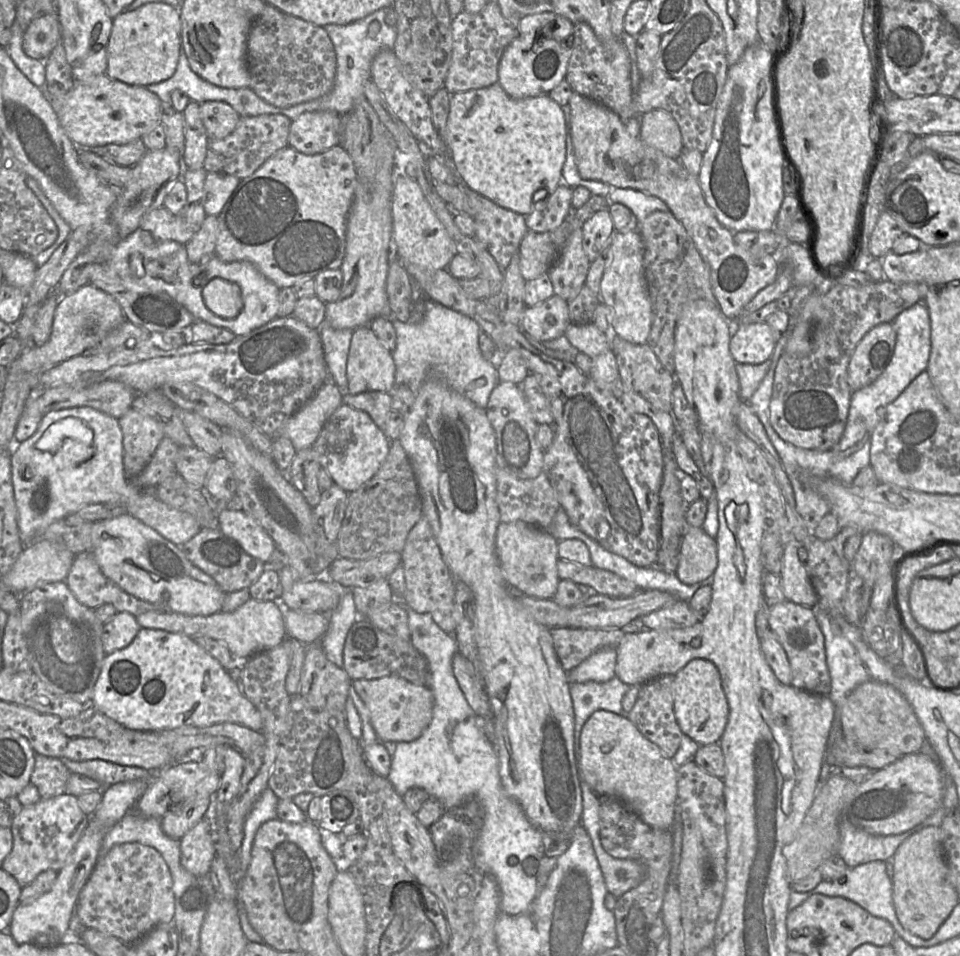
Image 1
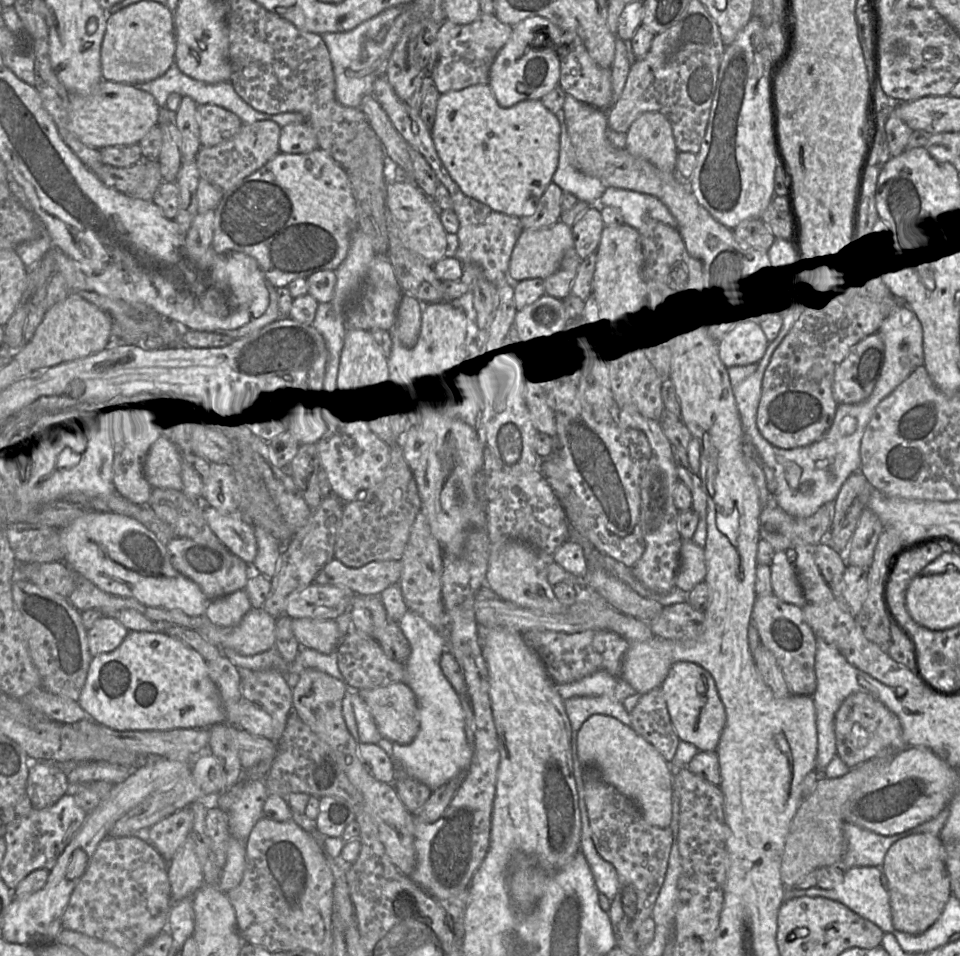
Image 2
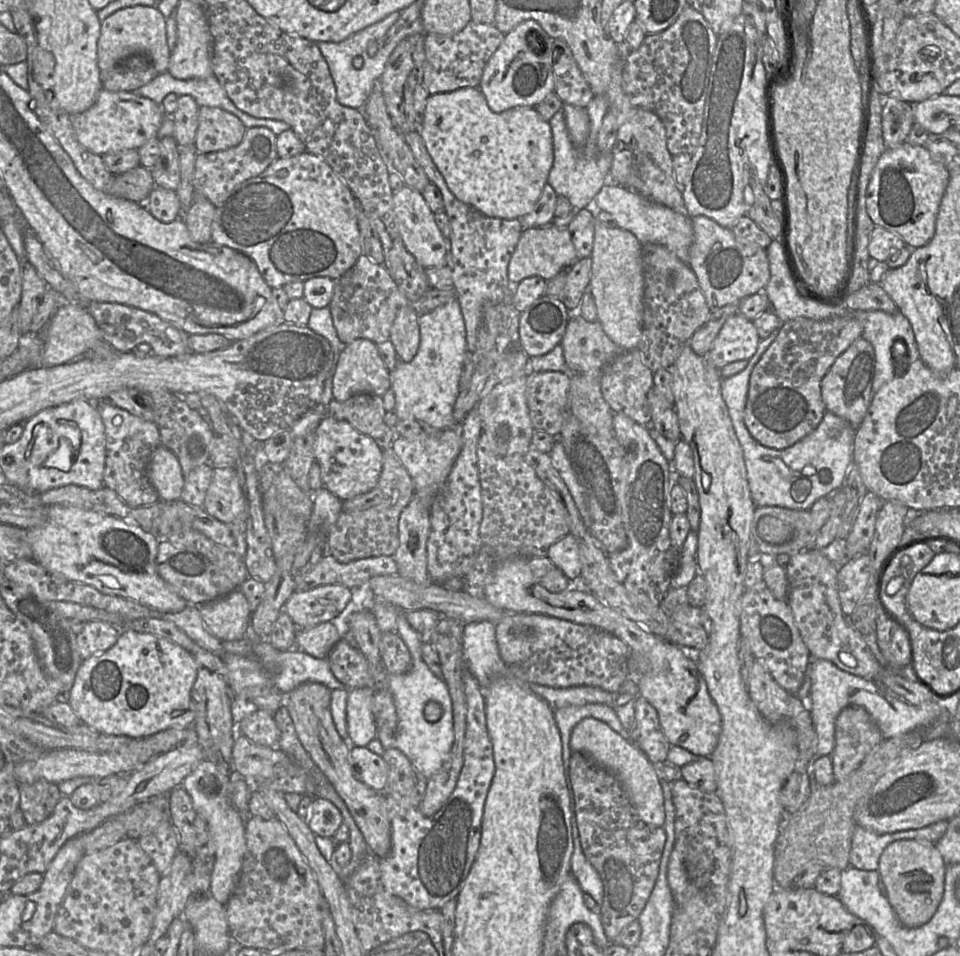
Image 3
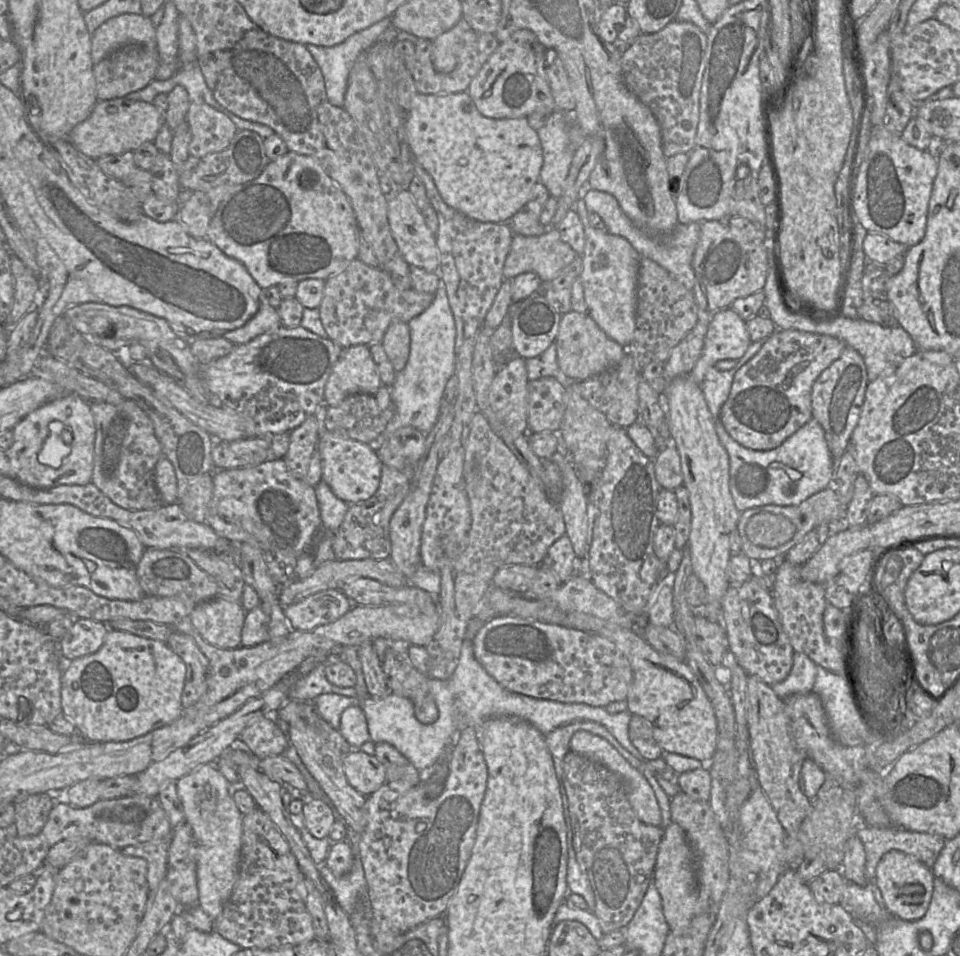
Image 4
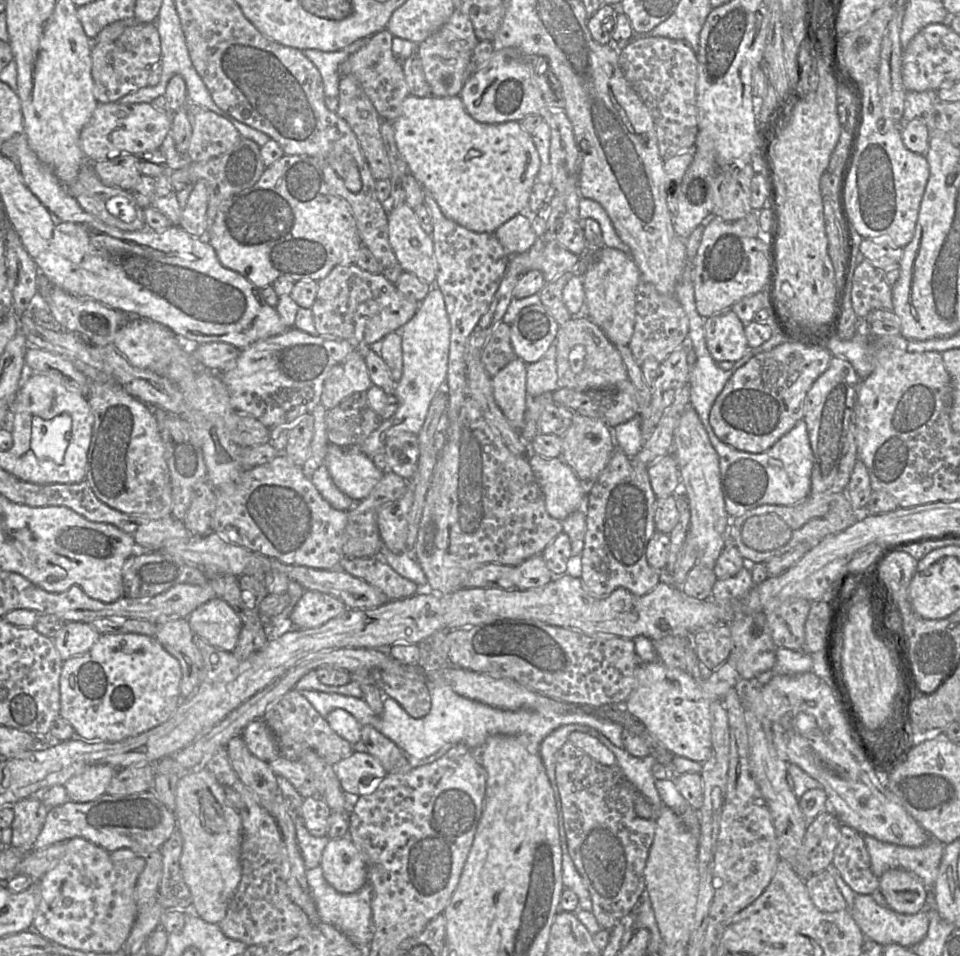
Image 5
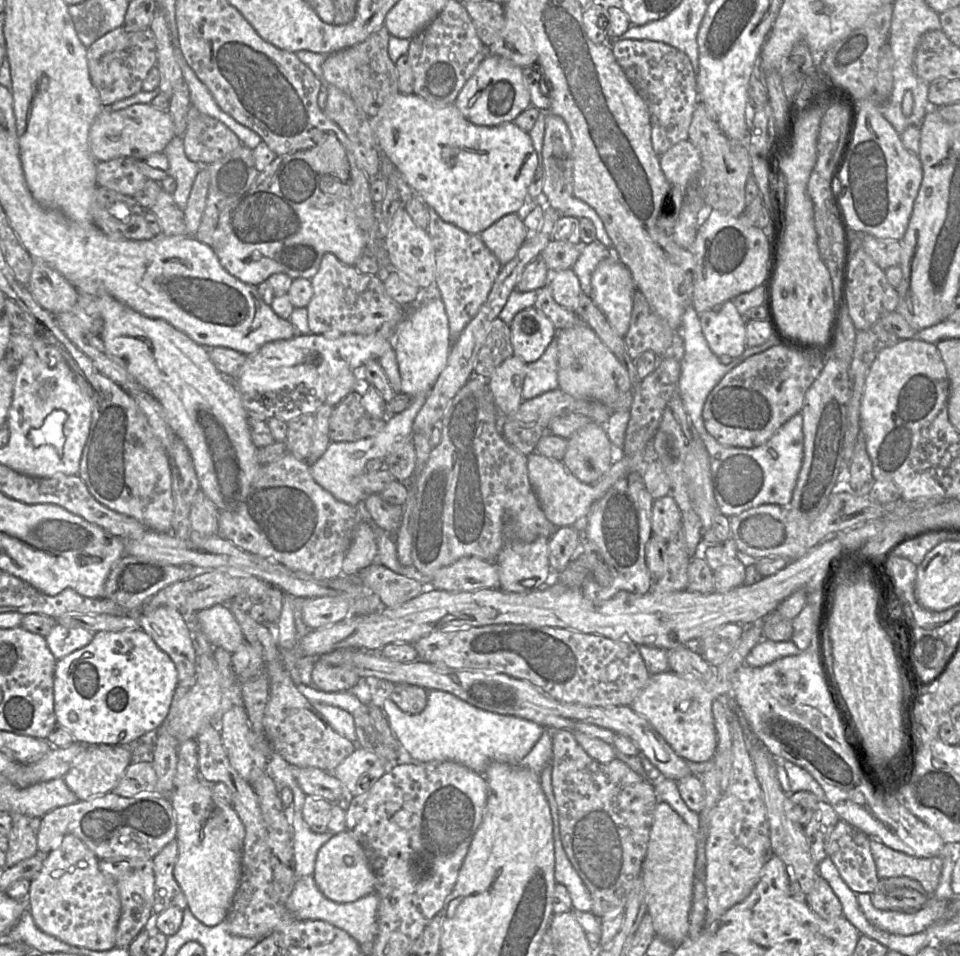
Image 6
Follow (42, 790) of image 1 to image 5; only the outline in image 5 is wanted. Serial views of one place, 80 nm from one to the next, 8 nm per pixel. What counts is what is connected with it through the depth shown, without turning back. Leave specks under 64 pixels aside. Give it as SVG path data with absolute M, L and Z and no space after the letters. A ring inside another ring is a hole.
M37 797L19 801L12 806L14 820L12 823L11 846L19 851L33 850L50 809Z

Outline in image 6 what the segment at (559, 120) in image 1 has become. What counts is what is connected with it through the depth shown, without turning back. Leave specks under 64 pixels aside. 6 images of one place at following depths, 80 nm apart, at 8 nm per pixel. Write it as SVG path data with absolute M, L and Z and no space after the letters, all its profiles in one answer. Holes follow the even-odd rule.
M397 93L375 117L372 127L380 153L384 153L404 177L415 195L448 223L469 234L480 234L505 215L517 213L528 202L527 189L538 158L528 133L514 122L479 126L468 121L455 106L437 106L415 94Z

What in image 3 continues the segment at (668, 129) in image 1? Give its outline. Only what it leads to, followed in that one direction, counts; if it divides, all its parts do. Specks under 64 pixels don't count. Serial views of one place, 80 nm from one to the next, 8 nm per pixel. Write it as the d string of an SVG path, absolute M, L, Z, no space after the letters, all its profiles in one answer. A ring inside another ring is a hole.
M633 109L633 114L617 131L605 185L624 187L655 203L686 214L683 188L676 183L672 161L673 156L667 149L666 129L662 120L653 111Z

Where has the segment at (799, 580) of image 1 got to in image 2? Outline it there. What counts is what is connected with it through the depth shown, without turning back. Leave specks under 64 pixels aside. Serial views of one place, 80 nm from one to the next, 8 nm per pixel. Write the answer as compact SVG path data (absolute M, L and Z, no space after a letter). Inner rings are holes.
M777 552L770 565L773 594L785 603L803 607L805 597L798 582L794 564L785 555Z

